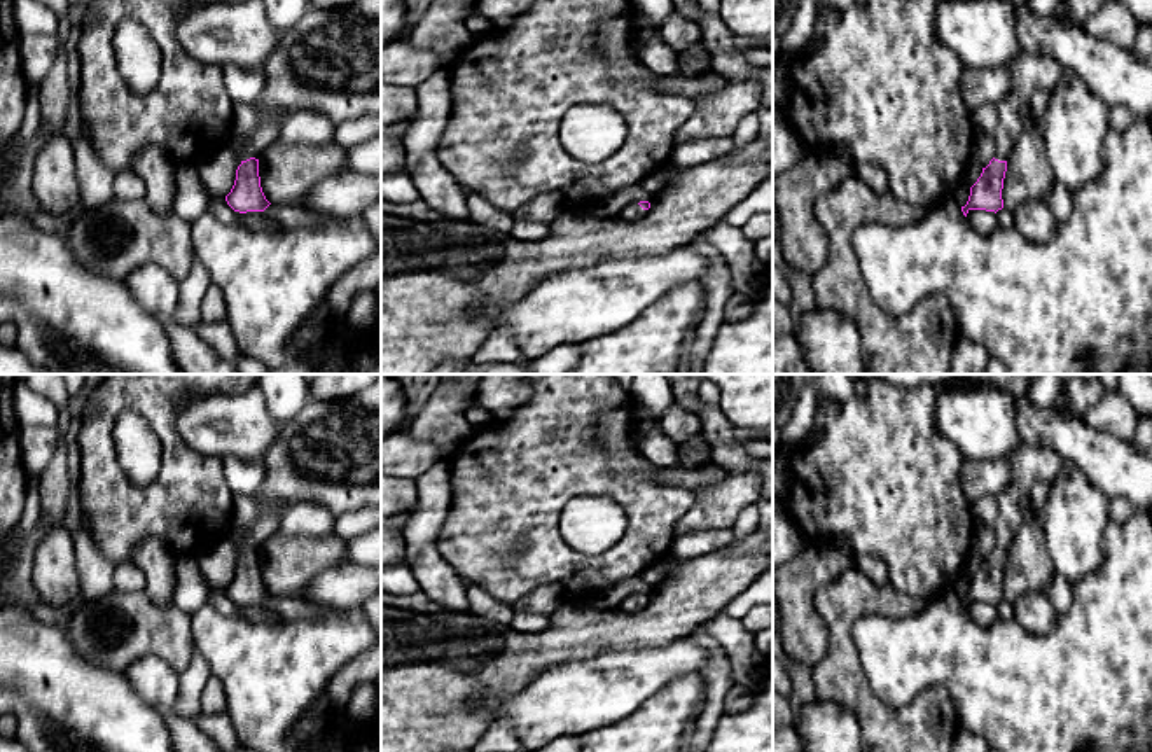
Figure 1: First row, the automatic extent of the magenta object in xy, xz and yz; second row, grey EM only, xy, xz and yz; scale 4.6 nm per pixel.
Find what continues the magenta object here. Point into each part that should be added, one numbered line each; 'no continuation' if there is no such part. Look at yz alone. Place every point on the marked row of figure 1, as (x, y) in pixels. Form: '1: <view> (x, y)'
1: yz (1030, 72)

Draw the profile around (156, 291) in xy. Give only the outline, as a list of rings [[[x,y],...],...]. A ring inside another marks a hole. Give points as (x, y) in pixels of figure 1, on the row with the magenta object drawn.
[[[145,264],[136,268],[126,280],[136,303],[159,320],[168,320],[175,315],[180,303],[180,283],[163,268]]]

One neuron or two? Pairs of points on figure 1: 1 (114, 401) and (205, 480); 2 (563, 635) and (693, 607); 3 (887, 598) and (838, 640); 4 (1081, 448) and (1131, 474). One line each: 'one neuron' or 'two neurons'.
1: one neuron
2: one neuron
3: one neuron
4: one neuron

